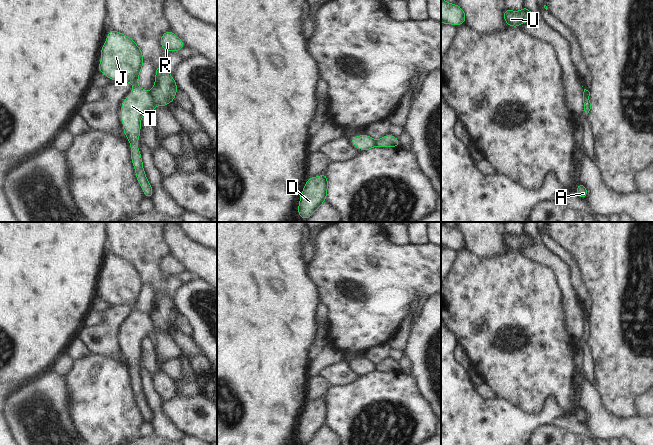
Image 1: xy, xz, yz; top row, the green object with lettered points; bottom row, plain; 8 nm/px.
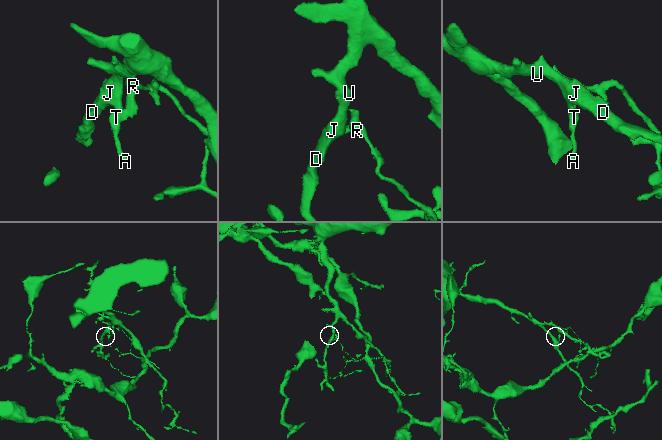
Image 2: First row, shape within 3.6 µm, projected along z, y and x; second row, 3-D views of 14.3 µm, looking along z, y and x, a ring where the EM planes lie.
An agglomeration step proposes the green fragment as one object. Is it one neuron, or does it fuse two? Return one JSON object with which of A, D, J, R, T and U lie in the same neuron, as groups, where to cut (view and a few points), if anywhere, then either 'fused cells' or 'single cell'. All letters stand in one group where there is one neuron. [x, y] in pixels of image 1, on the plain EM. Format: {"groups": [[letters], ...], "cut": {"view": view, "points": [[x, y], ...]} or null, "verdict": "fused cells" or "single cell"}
{"groups": [["A", "D", "J", "T", "U"], ["R"]], "cut": {"view": "xy", "points": [[149, 315], [152, 325], [156, 329]]}, "verdict": "fused cells"}

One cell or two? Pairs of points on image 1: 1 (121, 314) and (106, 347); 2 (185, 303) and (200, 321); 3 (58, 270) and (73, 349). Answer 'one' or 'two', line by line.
1: one
2: one
3: two

